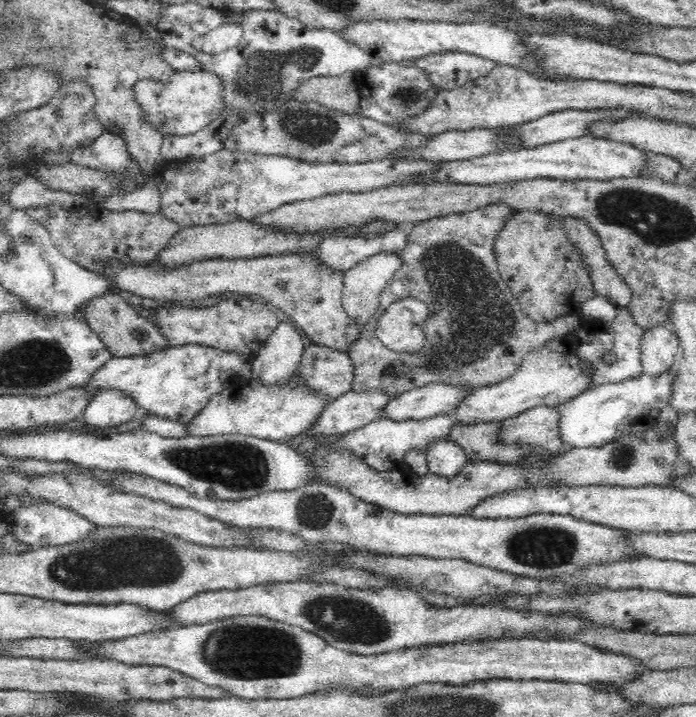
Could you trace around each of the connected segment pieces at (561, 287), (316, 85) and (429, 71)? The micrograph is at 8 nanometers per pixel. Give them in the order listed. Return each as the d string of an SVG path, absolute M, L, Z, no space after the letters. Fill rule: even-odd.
M531 209L516 213L496 241L495 253L502 279L508 284L513 297L519 301L523 312L534 321L549 323L565 315L579 314L581 304L596 296L589 269L582 264L576 247L568 242L568 237L554 214Z
M354 74L314 78L304 83L303 90L294 100L312 101L345 115L358 115L361 103L360 87Z
M446 51L426 55L415 61L402 61L402 65L414 65L422 69L434 88L448 91L486 76L497 63L468 52Z

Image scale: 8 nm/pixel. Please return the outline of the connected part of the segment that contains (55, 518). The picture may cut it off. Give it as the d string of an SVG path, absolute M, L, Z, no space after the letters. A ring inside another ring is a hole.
M36 502L34 504L22 504L14 508L10 518L10 532L16 536L17 542L30 542L36 547L48 548L48 546L64 546L76 540L82 540L92 532L96 525L82 515L48 502Z

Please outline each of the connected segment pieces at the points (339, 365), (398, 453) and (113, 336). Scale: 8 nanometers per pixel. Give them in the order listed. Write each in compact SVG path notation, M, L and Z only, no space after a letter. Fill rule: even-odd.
M323 345L308 346L297 371L311 388L327 393L332 401L350 391L355 382L355 365L348 352Z
M451 413L424 418L405 418L400 421L383 417L341 435L339 441L346 444L347 448L351 448L356 456L363 457L372 468L384 471L406 470L408 469L408 456L412 448L419 448L425 453L429 441L449 436L452 424L455 425L455 422Z
M104 293L98 297L90 298L81 306L80 311L89 324L89 328L96 332L96 335L104 342L114 357L138 356L144 353L164 351L169 347L159 328L146 318L138 316L134 306L128 304L118 294Z

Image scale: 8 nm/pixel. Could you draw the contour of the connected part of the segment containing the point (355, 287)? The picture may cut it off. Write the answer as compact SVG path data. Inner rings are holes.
M380 252L369 256L366 260L356 264L344 275L342 305L348 317L356 324L363 326L380 310L380 298L384 287L389 286L390 280L401 268L401 260L396 253Z

